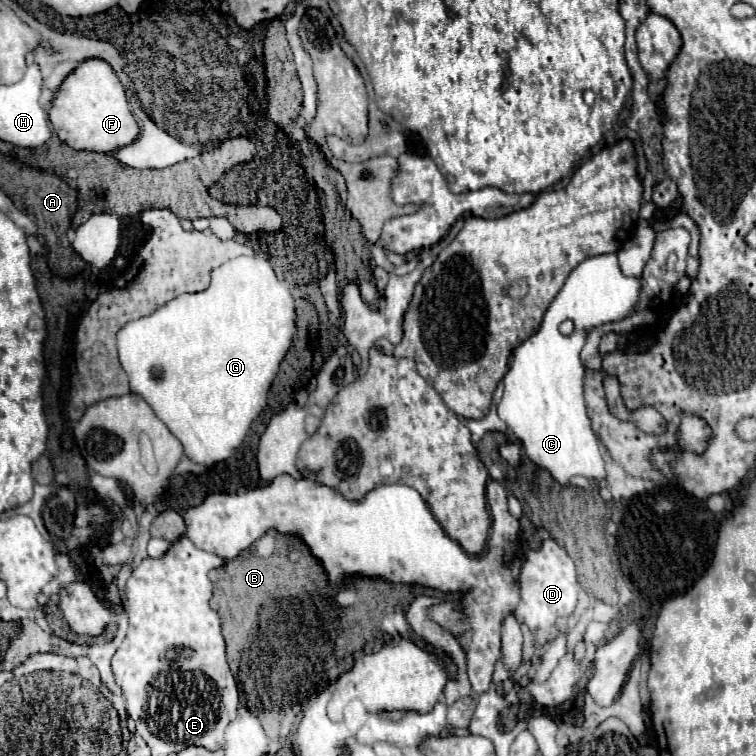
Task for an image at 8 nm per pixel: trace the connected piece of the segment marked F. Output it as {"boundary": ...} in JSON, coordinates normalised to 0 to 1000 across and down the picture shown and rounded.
{"boundary":[[[136,79],[107,82],[73,122],[65,143],[65,161],[81,188],[97,198],[147,201],[173,190],[184,180],[181,161],[171,146],[165,119],[149,90]]]}

